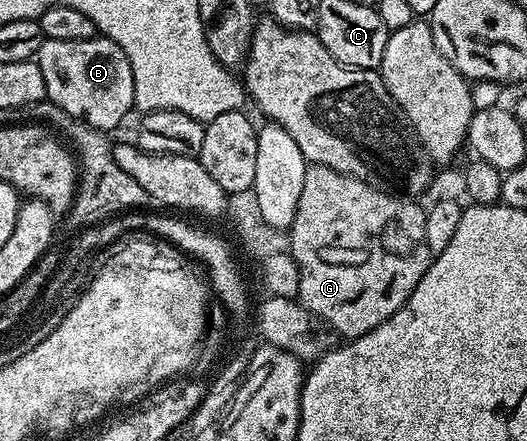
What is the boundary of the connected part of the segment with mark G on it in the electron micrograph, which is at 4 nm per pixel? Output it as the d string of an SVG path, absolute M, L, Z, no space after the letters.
M310 166L291 226L291 254L299 265L301 306L334 332L337 330L345 335L341 337L365 335L390 319L411 297L415 285L419 285L431 262L427 249L425 211L417 203L420 202L397 193L380 191L378 187L330 167Z

